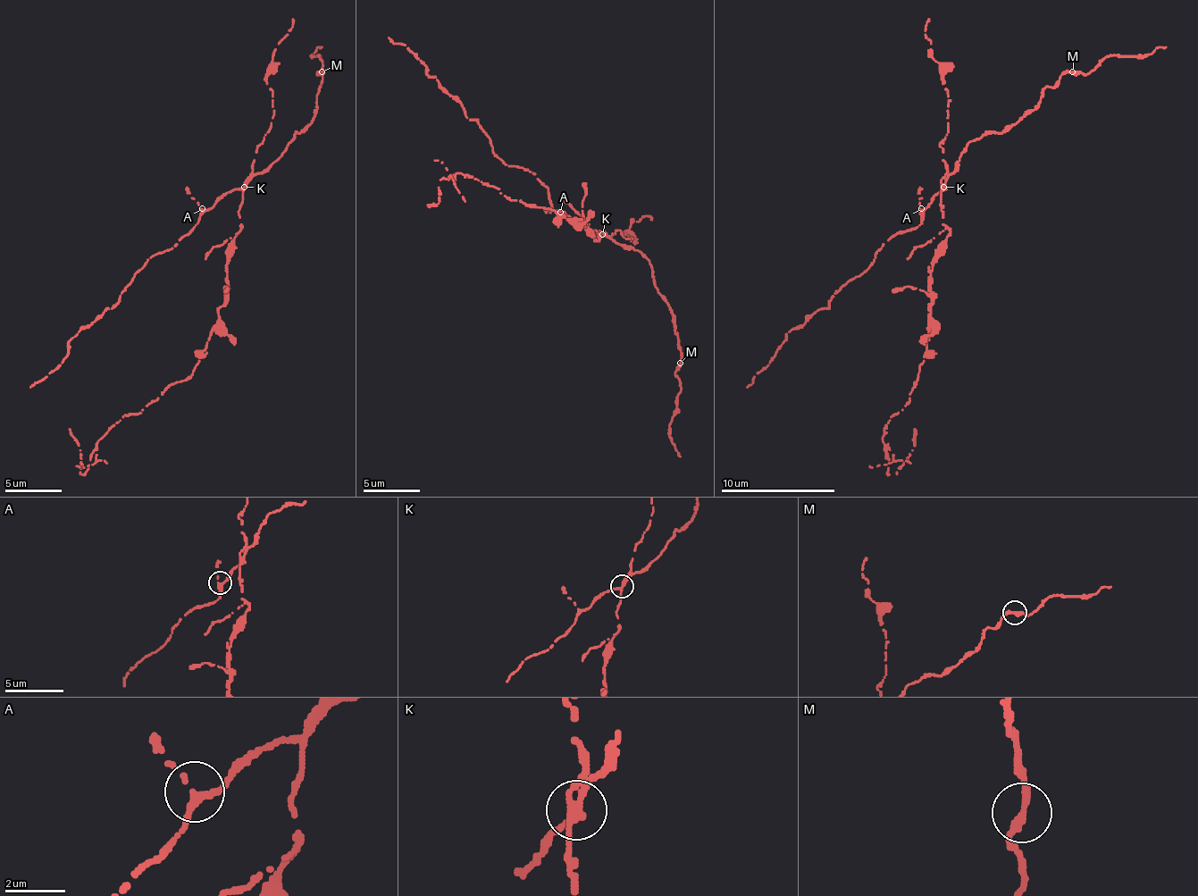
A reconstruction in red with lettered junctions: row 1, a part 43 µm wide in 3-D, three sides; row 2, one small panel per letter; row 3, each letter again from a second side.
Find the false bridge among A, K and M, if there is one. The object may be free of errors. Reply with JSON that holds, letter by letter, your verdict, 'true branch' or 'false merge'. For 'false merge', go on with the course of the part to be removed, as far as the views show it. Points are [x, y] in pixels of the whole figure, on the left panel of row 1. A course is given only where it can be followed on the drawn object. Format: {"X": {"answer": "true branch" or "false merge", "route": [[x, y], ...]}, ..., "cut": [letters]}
{"A": {"answer": "true branch"}, "K": {"answer": "false merge", "route": [[245, 186], [228, 300], [193, 371], [137, 414], [122, 416], [82, 473], [82, 456], [68, 428]]}, "M": {"answer": "true branch"}, "cut": ["K"]}

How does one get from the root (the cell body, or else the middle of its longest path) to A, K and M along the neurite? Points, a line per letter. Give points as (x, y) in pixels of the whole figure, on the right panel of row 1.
A: (944, 229), (942, 222), (942, 191), (944, 188), (921, 208)
K: (944, 229), (942, 222), (942, 188), (944, 186)
M: (944, 229), (942, 186), (956, 169), (961, 152), (984, 134), (1009, 129), (1038, 103), (1047, 86), (1072, 71)

